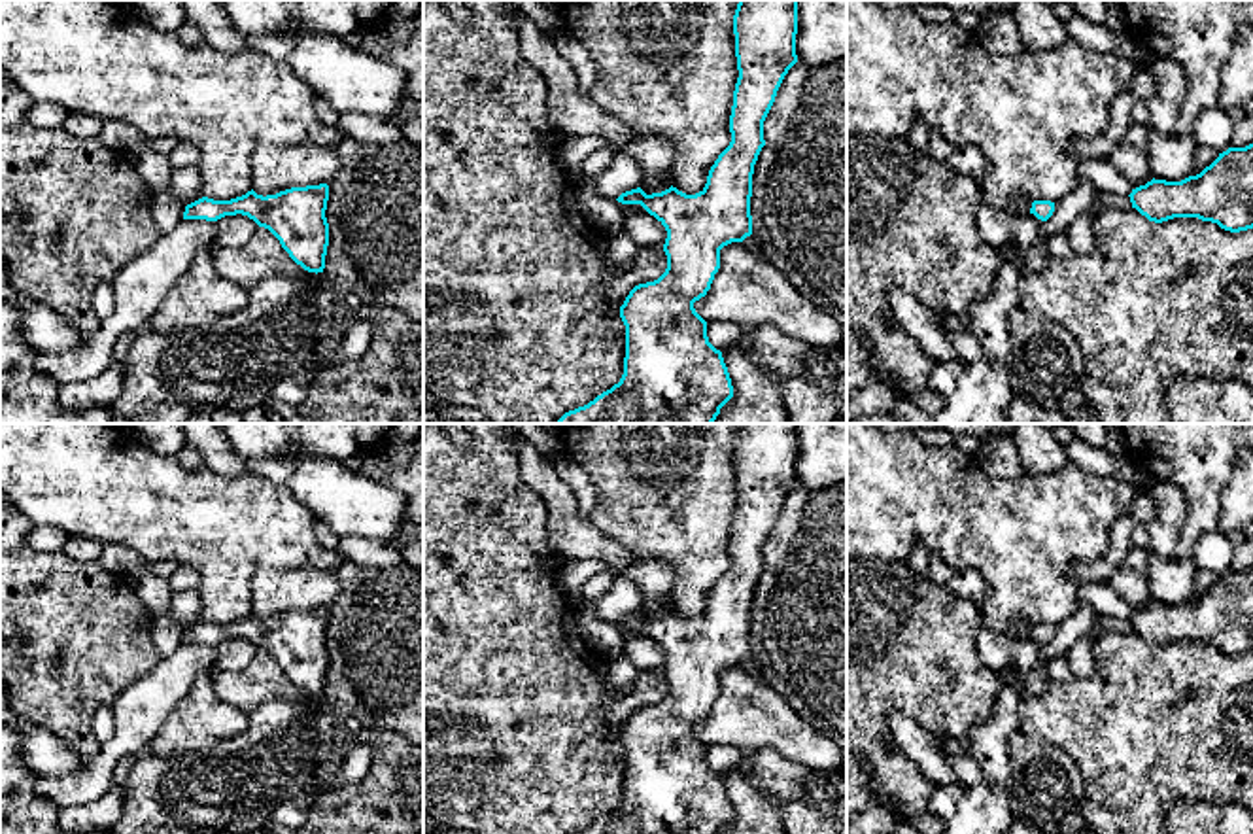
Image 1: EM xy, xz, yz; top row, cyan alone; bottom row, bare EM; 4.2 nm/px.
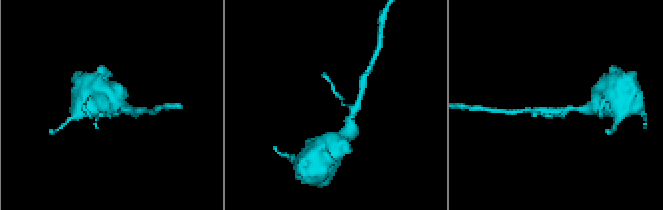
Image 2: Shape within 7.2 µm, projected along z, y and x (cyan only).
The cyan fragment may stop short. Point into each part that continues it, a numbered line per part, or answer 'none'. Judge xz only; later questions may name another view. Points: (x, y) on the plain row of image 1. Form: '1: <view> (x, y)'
none

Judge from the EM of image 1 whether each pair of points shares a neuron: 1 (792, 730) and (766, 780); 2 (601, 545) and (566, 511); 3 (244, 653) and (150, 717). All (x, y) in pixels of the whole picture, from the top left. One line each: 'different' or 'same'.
1: different
2: same
3: different

